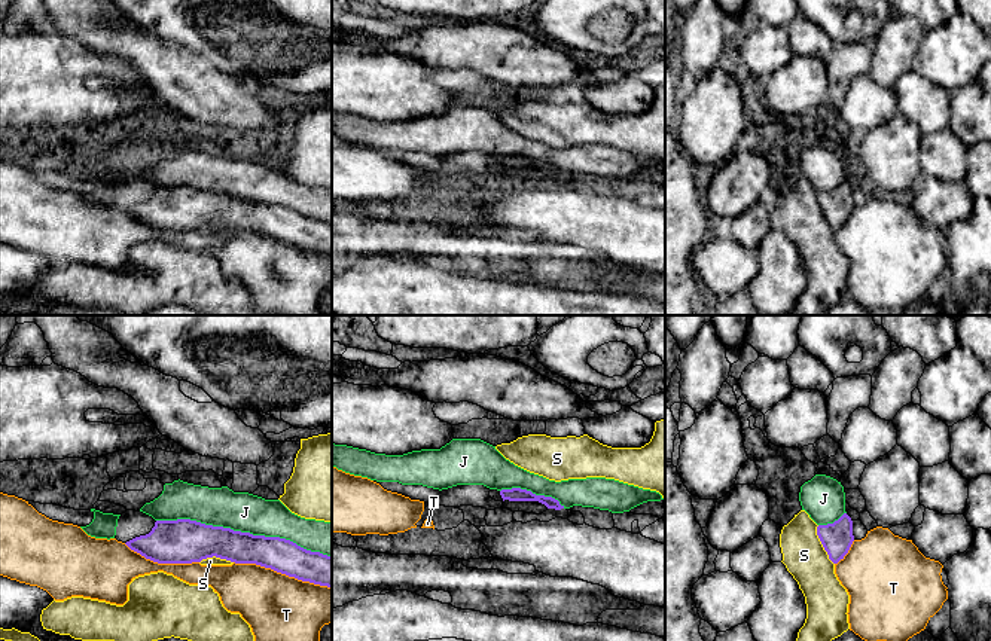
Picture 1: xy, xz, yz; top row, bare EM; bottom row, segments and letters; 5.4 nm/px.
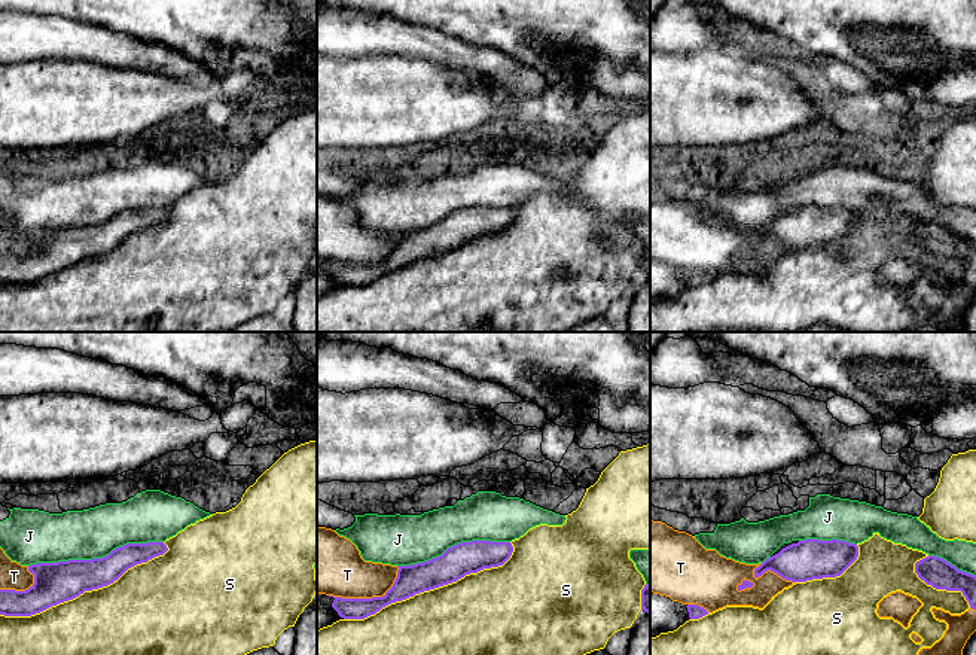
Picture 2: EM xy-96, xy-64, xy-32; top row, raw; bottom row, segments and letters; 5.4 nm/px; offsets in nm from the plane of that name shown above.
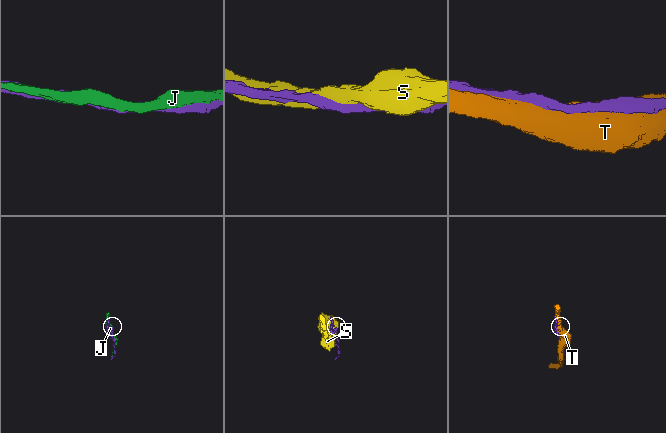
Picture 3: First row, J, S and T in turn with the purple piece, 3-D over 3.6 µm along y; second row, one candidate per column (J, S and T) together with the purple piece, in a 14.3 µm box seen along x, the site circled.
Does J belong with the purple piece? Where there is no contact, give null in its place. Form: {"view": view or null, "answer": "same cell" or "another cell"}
{"view": "xy", "answer": "same cell"}

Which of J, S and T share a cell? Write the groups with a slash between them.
J / S / T

